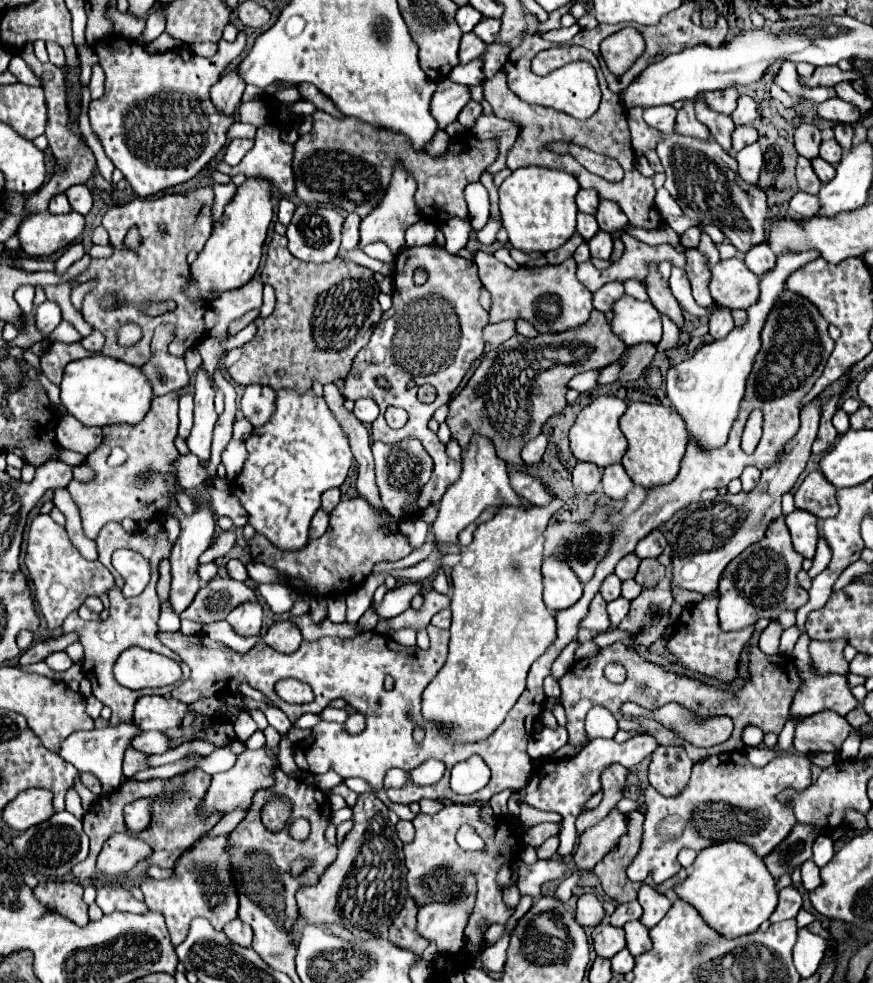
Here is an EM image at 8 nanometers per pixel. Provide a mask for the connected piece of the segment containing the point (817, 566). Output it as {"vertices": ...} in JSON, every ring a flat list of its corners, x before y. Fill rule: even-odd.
{"vertices":[[820,538,820,542,818,542,818,550,816,550,816,556,814,556,814,560,812,560,812,568,808,570,808,576,810,576,810,578,816,578,816,576,828,566,830,556,832,556,832,554,830,554,830,550,828,550,826,540]]}

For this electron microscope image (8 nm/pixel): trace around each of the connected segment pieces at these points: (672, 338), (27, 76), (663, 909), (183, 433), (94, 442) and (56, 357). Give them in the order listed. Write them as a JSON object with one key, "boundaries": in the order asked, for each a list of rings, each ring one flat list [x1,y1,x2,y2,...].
{"boundaries":[[[662,316,662,324,664,324,664,336,662,336,662,342,658,344,658,350,666,352,674,348,678,342,678,326,668,316]],[[16,54,12,60,10,60,10,66,8,70,24,84,30,84,30,86,42,86,42,80,38,76,34,76,34,72,28,68,28,64]],[[642,884,642,886,640,886,638,902,640,902,640,906,644,908,644,914,642,914,640,922,644,922,646,928,656,926,656,924,666,916,666,912,670,910,670,904,672,904,664,894,656,892,656,890,650,888,648,884]],[[184,392,180,398,180,438,188,438,192,430,192,392]],[[66,414,66,416,62,416,62,420,56,428,56,438,62,448,88,456,102,442,102,428,84,428,84,424,80,424,80,420]],[[52,342,48,346,48,350,40,356,40,372,54,384,60,386,60,380,62,380,62,374,64,374,64,368,68,362,72,360,80,360,80,358,86,358,86,356,92,356,92,352,84,350,80,342,74,342,74,344,64,344,64,342]]]}

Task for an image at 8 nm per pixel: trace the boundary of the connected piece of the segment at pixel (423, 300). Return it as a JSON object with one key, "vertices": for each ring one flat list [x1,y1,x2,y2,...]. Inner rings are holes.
{"vertices":[[426,245,404,248,396,258,394,286,396,290,392,294,392,308,382,316,382,320,374,328,370,342,354,358,354,366,344,384,344,398,353,401,359,398,372,398,378,404,380,416,372,422,374,440,394,444,394,442,414,436,424,444,426,452,432,456,434,460,432,478,422,488,420,500,412,508,406,508,408,516,413,516,414,512,418,512,422,506,436,504,446,492,446,488,460,478,462,464,458,460,452,460,446,454,446,446,428,428,428,420,432,418,436,408,440,408,444,402,450,400,452,392,460,386,472,362,482,356,482,350,484,350,482,330,488,324,488,312,482,310,482,306,478,304,482,282,478,278,476,264,466,258,450,258,446,250,438,247],[420,266,426,268,428,282,422,286,416,286,412,282,412,276,414,276,414,270],[404,366,416,366,416,376,414,376,414,370,408,370],[376,376,388,378,392,388,378,390],[408,382,414,382,416,386,408,390,406,388],[422,384,436,386,438,390,436,402,424,404,416,398,416,392],[388,406,404,408,410,414,408,424,404,428,392,430,386,424,384,412]]}

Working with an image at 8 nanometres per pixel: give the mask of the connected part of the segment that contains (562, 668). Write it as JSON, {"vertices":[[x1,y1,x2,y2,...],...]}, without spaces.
{"vertices":[[580,642,568,644,568,646,562,650,562,654,556,658,556,662,554,662,554,666,552,666,552,676,554,676,554,678,560,678,560,676,564,676,564,674,570,670,570,666,574,664,574,650,578,648,578,644,580,644]]}

